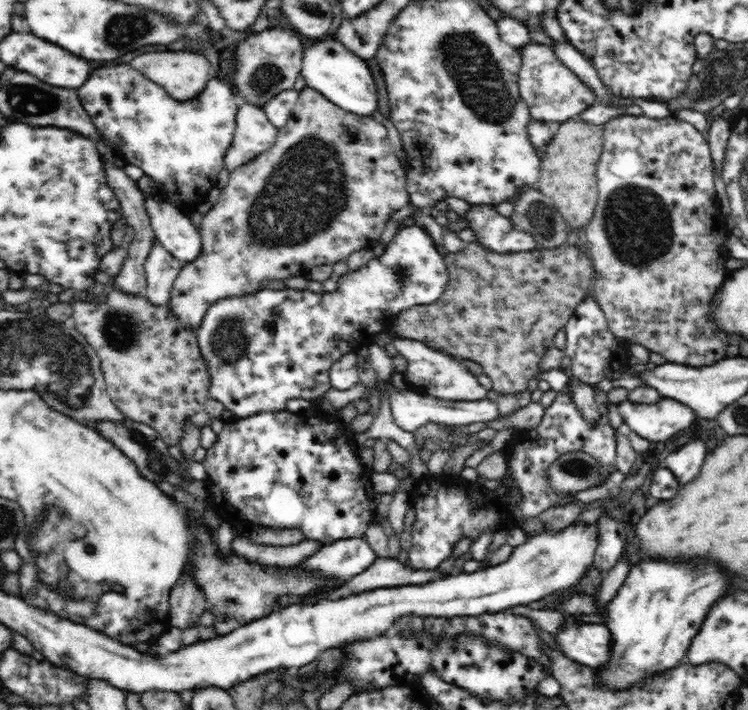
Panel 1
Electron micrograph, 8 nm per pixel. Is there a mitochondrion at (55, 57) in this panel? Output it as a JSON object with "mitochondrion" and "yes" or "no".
{"mitochondrion":"no"}

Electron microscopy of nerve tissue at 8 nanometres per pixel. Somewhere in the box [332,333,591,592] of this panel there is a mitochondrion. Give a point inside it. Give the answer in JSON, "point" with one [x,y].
{"point":[539,565]}

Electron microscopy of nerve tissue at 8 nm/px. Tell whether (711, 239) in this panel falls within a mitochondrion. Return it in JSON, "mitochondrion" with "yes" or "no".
{"mitochondrion":"no"}

